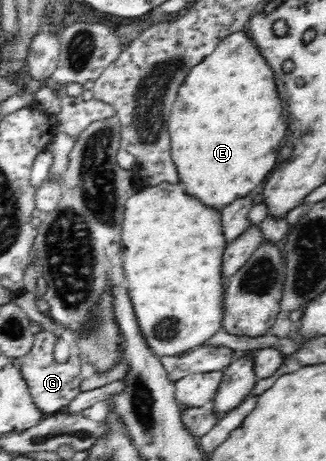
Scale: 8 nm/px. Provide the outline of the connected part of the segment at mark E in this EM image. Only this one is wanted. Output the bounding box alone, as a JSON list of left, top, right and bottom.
[167,30,288,209]

